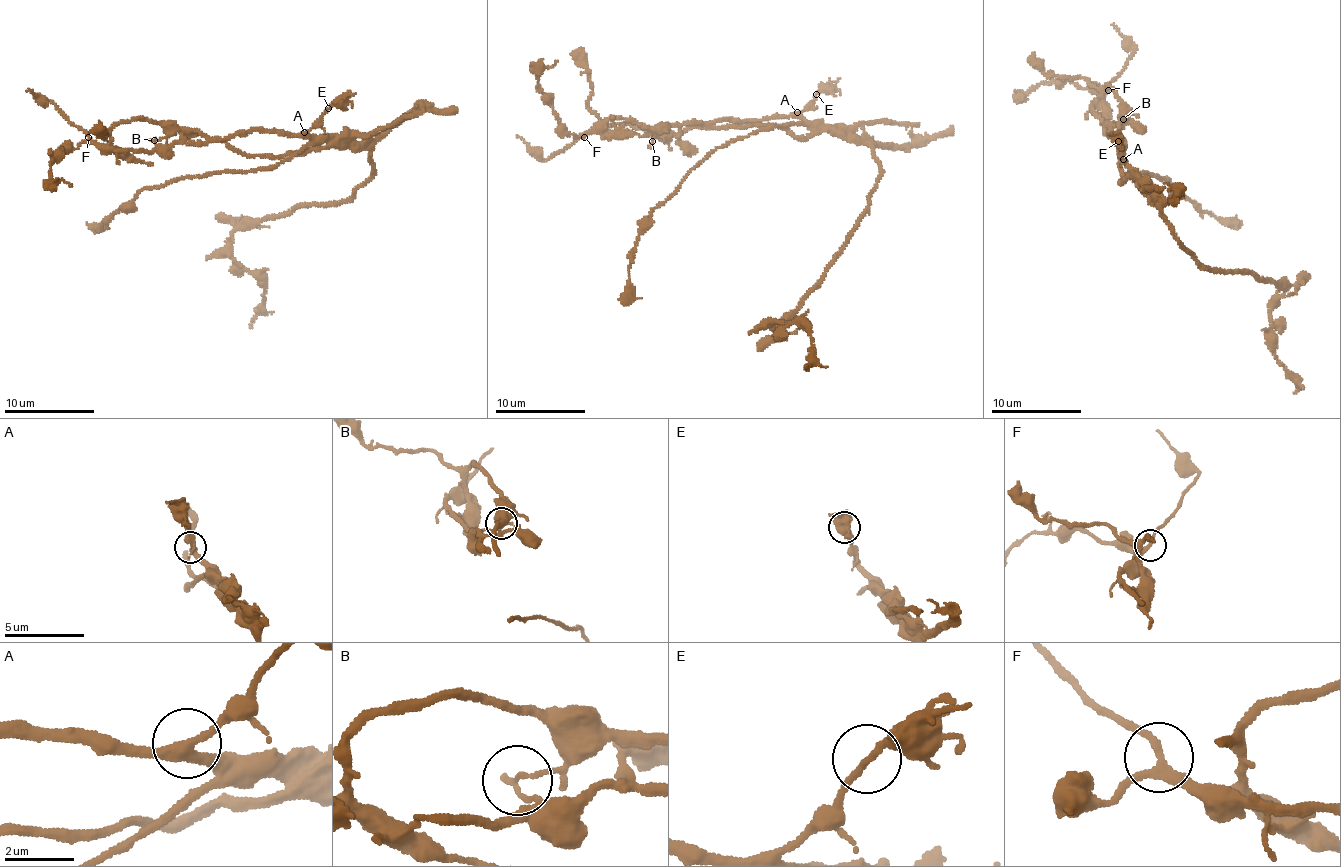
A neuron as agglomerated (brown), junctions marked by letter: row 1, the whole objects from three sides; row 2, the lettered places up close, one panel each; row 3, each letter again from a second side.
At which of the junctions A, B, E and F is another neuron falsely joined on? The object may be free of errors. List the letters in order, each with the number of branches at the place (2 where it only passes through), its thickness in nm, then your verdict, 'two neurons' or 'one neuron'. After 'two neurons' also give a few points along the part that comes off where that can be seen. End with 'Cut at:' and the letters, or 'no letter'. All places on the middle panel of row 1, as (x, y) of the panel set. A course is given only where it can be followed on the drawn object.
A: 3 branches meet; 300 nm thick; one neuron
B: 2 branches meet; 140 nm thick; two neurons; foreign part runs (652, 141), (691, 129), (782, 125), (796, 136), (812, 137), (837, 128), (874, 122), (919, 126)
E: 2 branches meet; 200 nm thick; one neuron
F: 3 branches meet; 200 nm thick; one neuron
Cut at: B

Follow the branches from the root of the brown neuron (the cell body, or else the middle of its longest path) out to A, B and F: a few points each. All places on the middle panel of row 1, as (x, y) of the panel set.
A: (843, 140), (826, 129), (812, 129), (797, 112)
B: (843, 140), (821, 126), (810, 127), (797, 116), (779, 116), (666, 125), (652, 141)
F: (843, 140), (821, 126), (810, 127), (797, 116), (648, 127), (623, 119), (608, 119), (584, 137)

